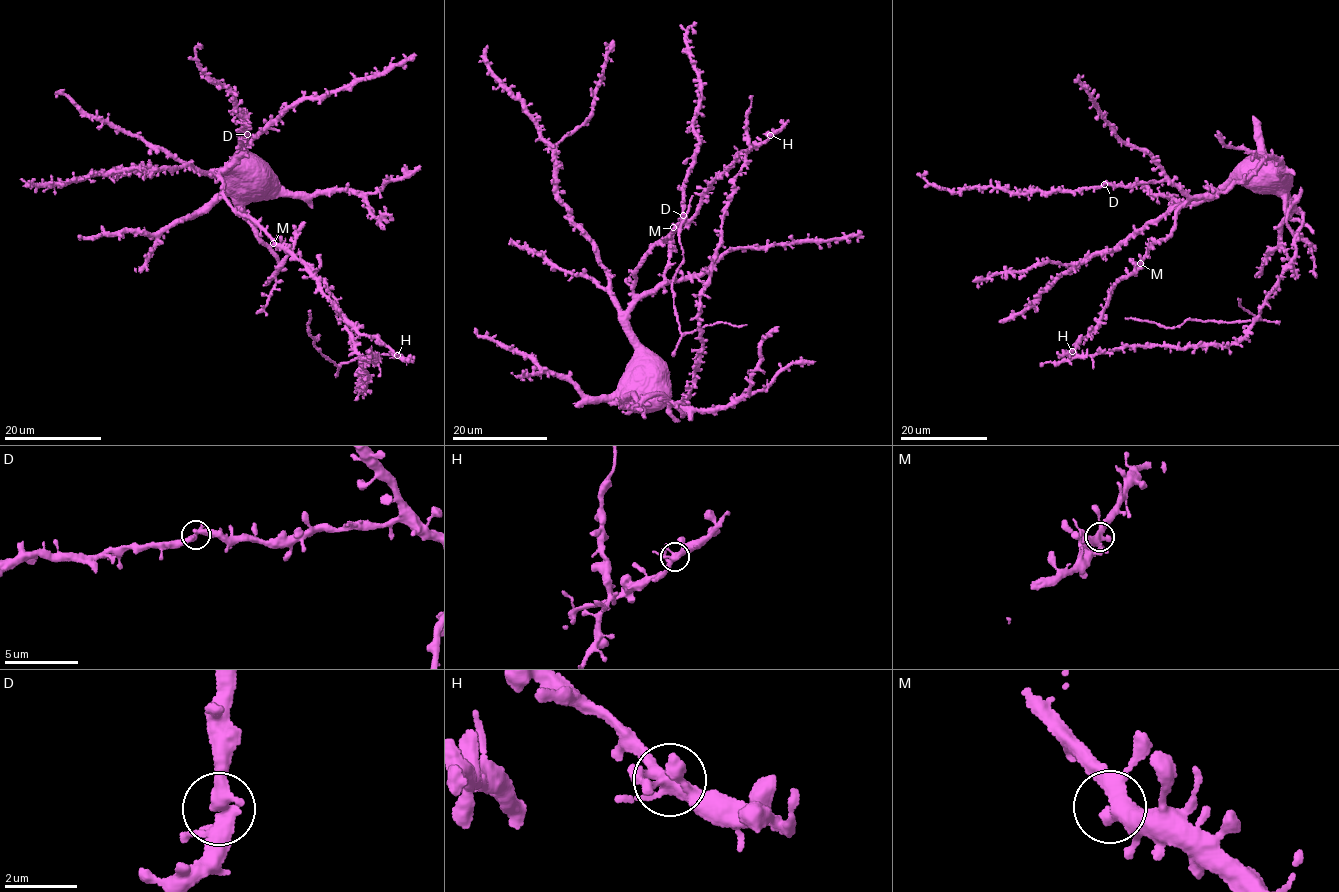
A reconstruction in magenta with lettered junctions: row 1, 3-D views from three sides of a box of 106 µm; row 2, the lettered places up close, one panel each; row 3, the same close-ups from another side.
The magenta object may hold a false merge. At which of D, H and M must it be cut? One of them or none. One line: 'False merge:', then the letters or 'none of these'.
False merge: none of these

